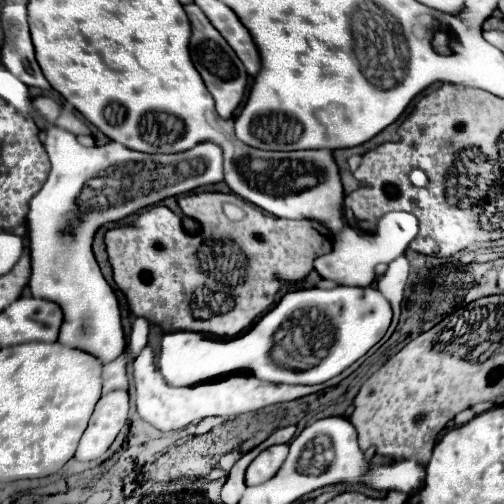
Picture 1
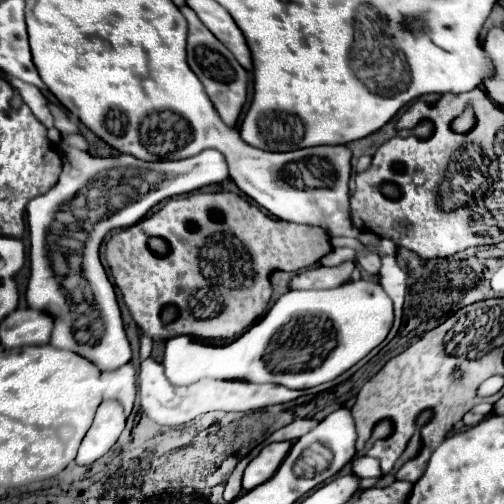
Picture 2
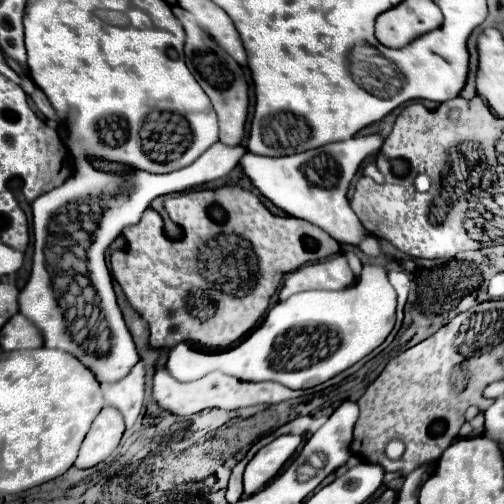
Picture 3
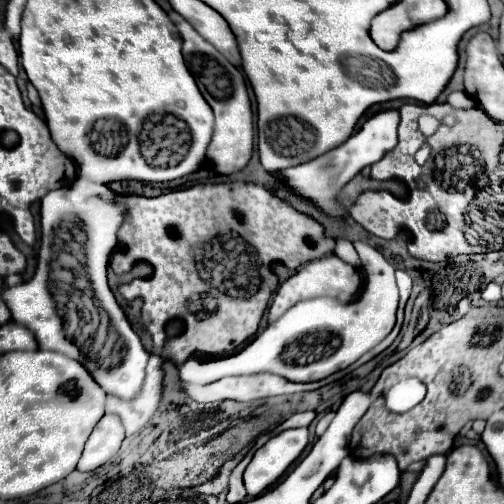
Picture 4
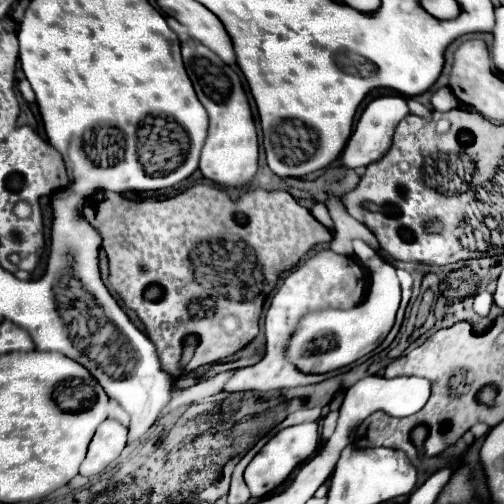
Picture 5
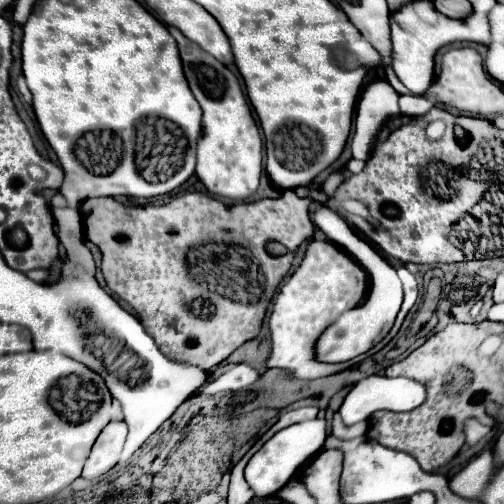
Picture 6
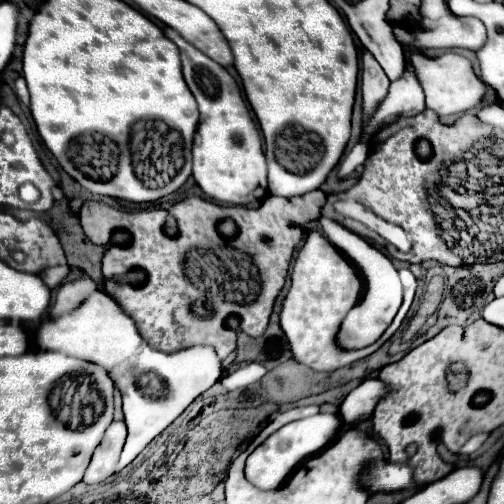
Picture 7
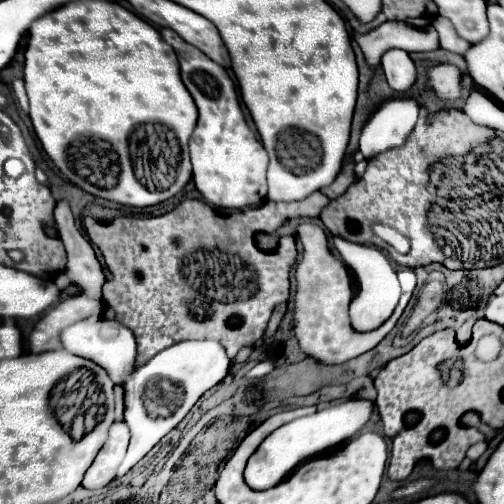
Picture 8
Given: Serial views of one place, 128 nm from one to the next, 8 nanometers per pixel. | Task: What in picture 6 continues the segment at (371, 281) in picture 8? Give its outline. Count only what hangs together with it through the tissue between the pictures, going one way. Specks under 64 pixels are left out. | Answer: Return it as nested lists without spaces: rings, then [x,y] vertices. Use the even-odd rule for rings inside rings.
[[[326,206],[318,208],[314,214],[314,222],[328,236],[328,240],[342,246],[370,274],[370,280],[372,280],[372,288],[370,288],[370,294],[368,294],[364,306],[356,306],[356,308],[344,312],[332,326],[328,326],[324,330],[324,334],[320,336],[320,340],[316,344],[318,360],[346,362],[346,360],[352,360],[352,358],[368,352],[376,342],[380,342],[390,332],[390,328],[396,320],[396,314],[400,310],[400,304],[402,304],[402,282],[400,282],[396,270],[368,242],[358,238],[356,232],[332,210],[328,210]]]

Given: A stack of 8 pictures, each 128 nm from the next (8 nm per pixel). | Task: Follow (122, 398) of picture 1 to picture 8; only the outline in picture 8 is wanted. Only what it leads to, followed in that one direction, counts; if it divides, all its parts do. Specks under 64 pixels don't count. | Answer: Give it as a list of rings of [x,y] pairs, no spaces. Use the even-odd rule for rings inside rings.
[[[114,422],[110,426],[110,438],[98,452],[92,466],[86,470],[82,486],[88,490],[96,490],[110,484],[116,478],[118,466],[126,456],[128,442],[130,442],[130,430],[126,422]]]

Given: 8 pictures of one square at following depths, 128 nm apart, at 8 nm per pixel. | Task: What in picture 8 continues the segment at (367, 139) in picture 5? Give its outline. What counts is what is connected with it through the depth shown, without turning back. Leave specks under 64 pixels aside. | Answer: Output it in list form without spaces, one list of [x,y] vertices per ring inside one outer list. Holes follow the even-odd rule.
[[[398,20],[384,22],[378,28],[370,30],[368,34],[354,32],[354,38],[356,38],[358,46],[362,48],[366,62],[374,68],[380,64],[382,54],[390,48],[406,48],[406,50],[418,48],[420,52],[440,48],[436,28],[430,26],[428,30],[418,30],[418,28],[408,26],[406,22],[398,22]]]

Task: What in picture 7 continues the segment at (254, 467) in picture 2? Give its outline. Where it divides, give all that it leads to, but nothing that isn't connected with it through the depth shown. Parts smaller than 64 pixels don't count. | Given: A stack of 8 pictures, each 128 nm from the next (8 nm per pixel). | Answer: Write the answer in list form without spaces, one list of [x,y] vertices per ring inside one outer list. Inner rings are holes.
[[[316,414],[310,418],[302,418],[296,422],[290,422],[276,430],[272,436],[268,436],[246,460],[246,480],[254,484],[260,490],[274,490],[284,484],[288,474],[308,456],[320,452],[326,448],[336,434],[342,428],[342,416],[340,414]]]

